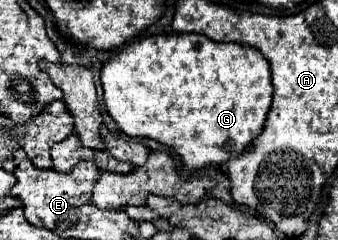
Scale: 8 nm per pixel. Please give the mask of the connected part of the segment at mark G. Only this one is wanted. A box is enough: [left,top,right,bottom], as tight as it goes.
[100,33,272,173]

